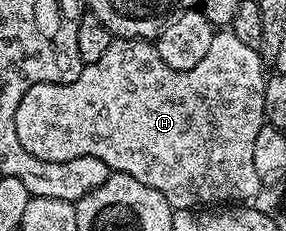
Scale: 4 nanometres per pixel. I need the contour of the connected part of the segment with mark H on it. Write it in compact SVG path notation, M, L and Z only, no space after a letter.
M231 31L213 32L210 51L202 58L198 67L190 67L190 71L174 71L174 67L168 67L162 61L162 55L158 55L155 44L148 39L113 39L110 47L106 47L106 55L98 59L98 63L85 65L82 75L74 79L74 83L55 85L47 81L38 83L22 95L22 103L18 103L16 112L16 130L18 139L30 155L34 155L43 161L69 161L79 157L93 157L102 159L102 163L111 172L125 173L140 183L146 183L148 187L154 187L166 195L166 203L172 205L173 210L199 209L201 207L216 207L221 203L248 203L256 192L262 189L258 179L258 170L254 168L254 139L258 139L258 131L266 124L264 116L264 84L266 72L264 73L265 58L259 52L246 43L240 42L238 35Z

